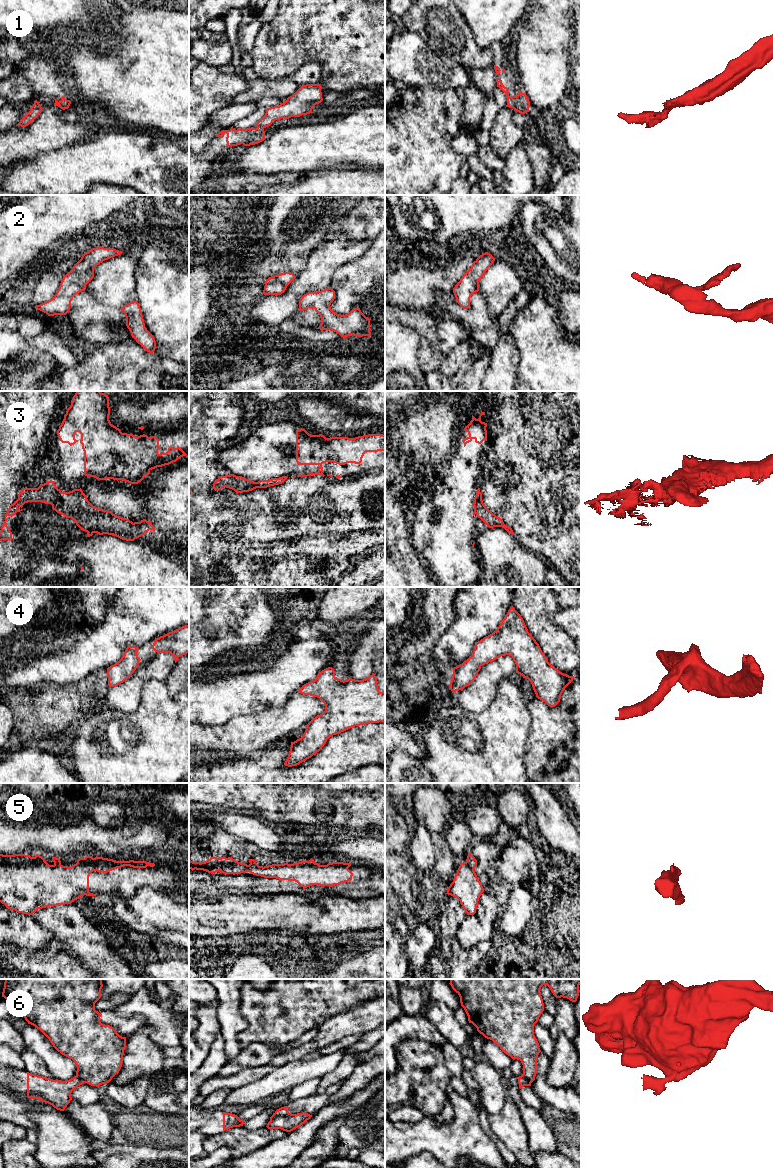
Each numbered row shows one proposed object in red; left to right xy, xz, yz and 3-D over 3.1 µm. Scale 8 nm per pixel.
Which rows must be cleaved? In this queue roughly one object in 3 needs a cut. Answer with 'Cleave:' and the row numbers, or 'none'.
Cleave: 3, 6

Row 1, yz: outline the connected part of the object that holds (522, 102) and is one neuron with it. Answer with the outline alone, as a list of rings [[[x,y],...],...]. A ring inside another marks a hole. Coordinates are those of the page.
[[[496,78],[496,82],[497,87],[499,87],[506,95],[506,107],[513,108],[514,111],[517,111],[521,114],[529,112],[530,101],[526,93],[522,93],[520,90],[518,90],[517,96],[510,97],[508,93],[508,88],[503,85],[501,78]]]

